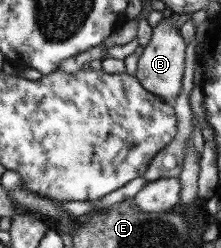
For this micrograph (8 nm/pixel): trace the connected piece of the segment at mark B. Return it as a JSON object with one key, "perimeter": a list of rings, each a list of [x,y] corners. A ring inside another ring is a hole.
{"perimeter":[[[169,17],[162,19],[156,27],[151,28],[150,41],[143,48],[137,59],[135,77],[143,85],[148,93],[154,93],[156,97],[164,101],[173,100],[178,97],[182,87],[182,69],[184,67],[185,43],[180,29],[176,29],[176,22],[170,22]]]}

